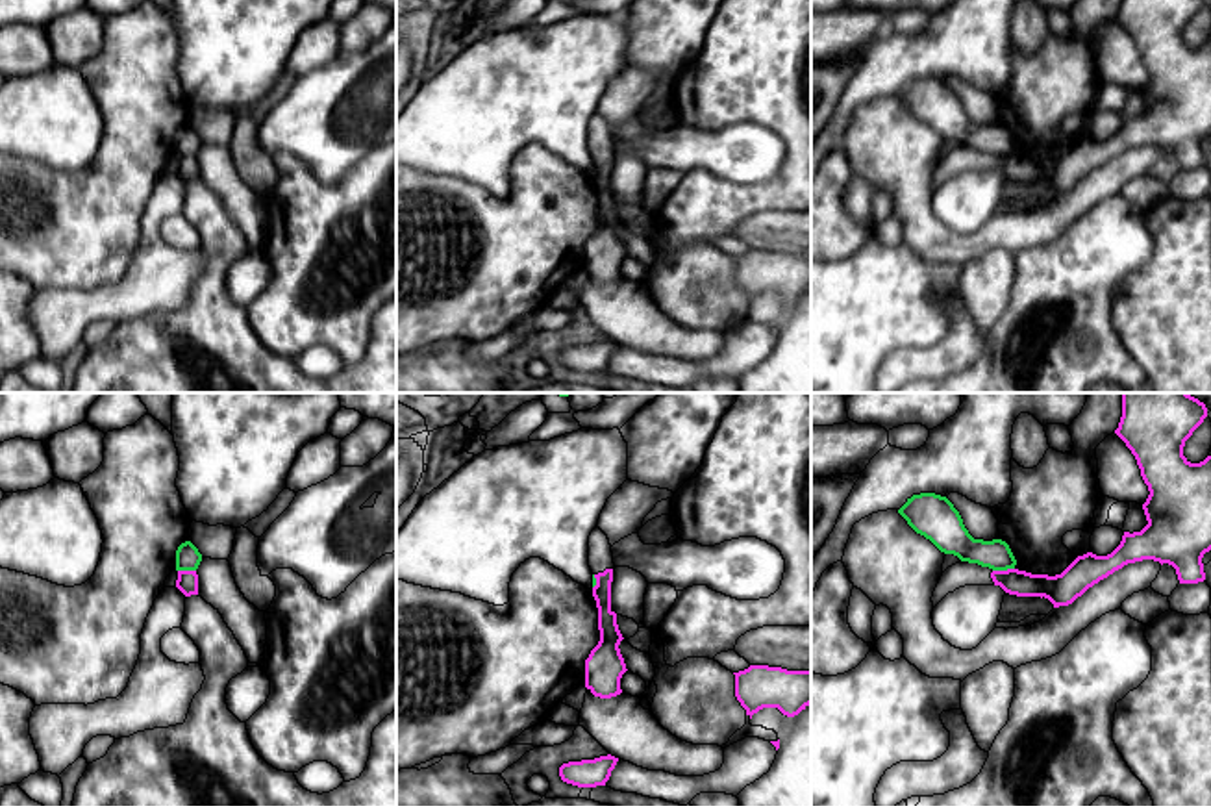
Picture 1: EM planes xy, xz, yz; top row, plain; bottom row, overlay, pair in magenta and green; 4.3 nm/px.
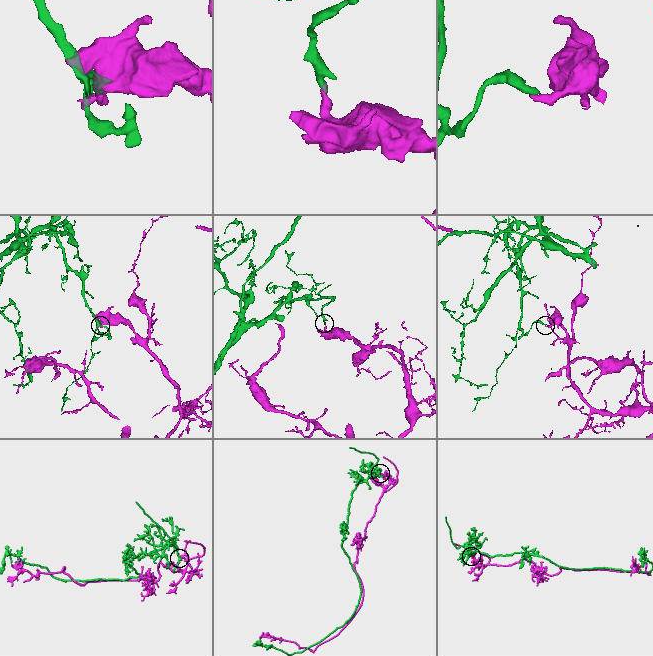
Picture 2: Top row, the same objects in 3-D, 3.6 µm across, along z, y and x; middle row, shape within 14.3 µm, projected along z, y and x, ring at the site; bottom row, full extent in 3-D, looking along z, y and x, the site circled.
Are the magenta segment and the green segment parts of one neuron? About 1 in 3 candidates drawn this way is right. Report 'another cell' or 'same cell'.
another cell

